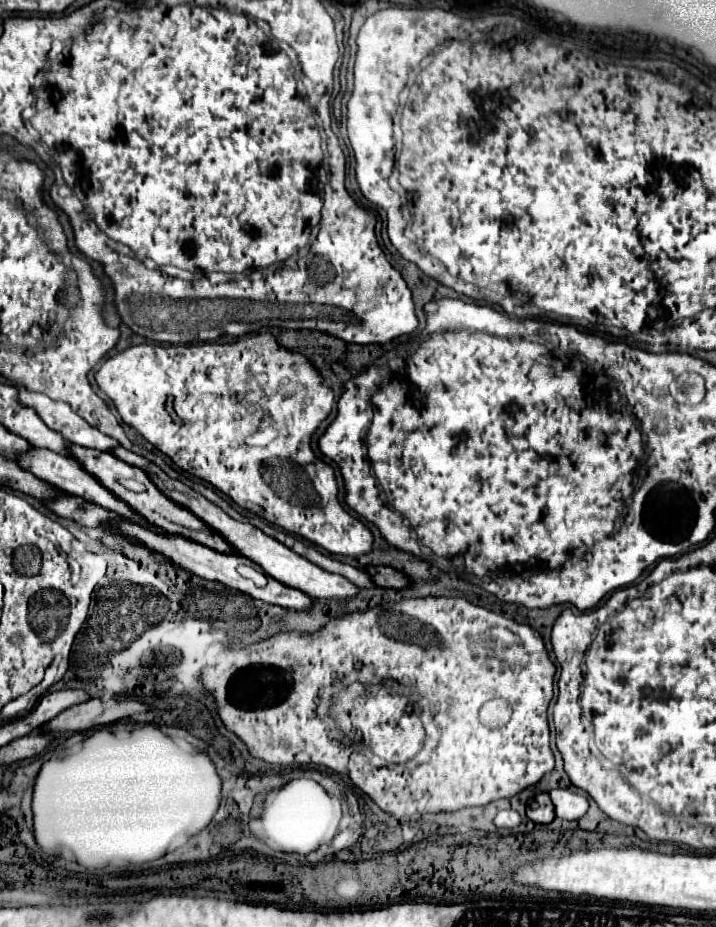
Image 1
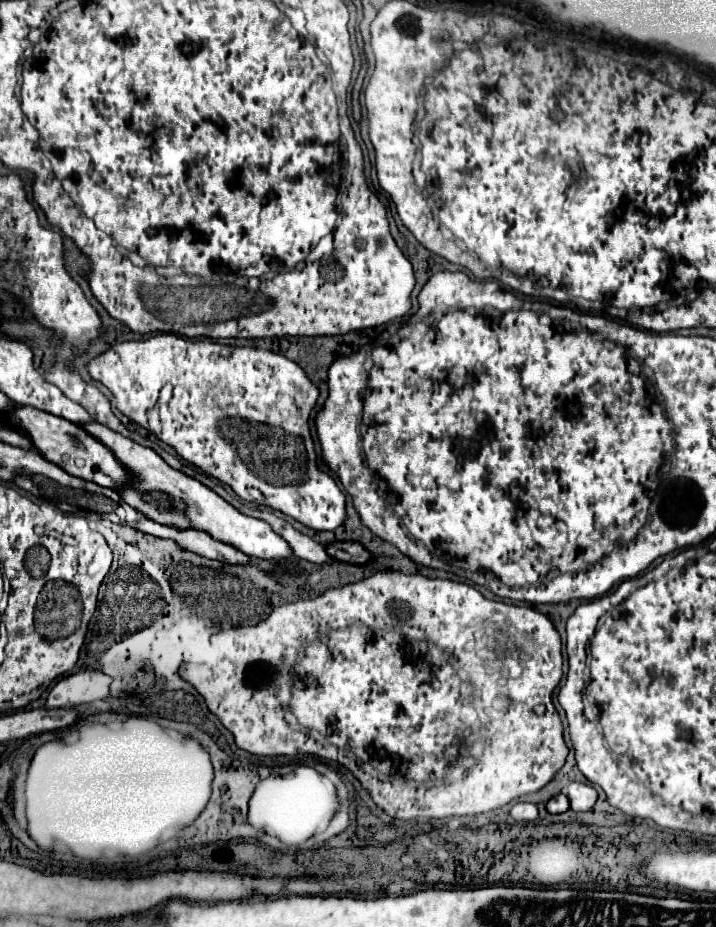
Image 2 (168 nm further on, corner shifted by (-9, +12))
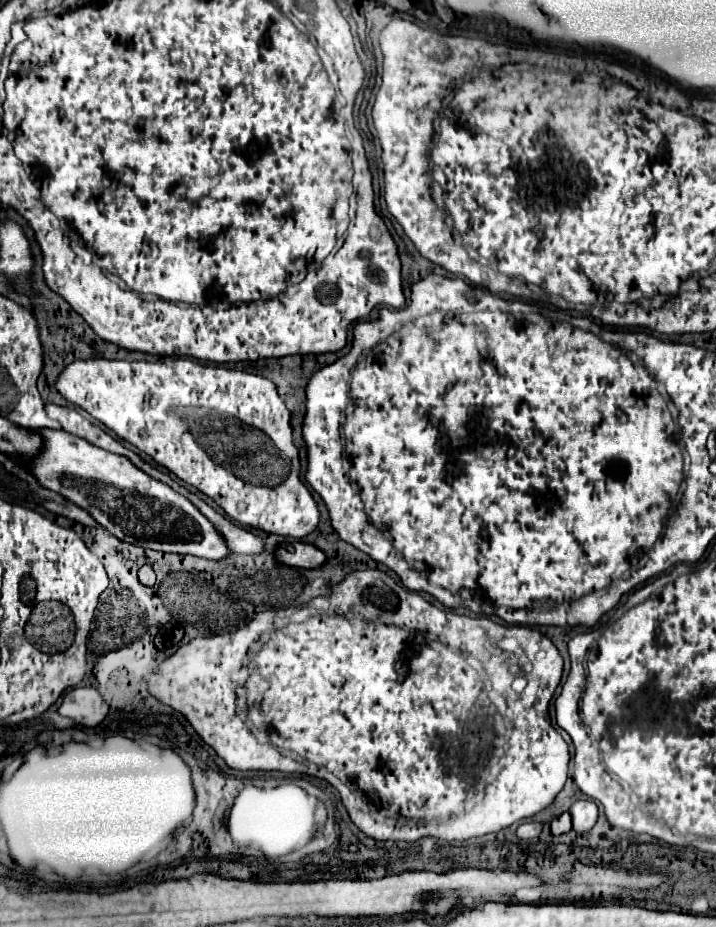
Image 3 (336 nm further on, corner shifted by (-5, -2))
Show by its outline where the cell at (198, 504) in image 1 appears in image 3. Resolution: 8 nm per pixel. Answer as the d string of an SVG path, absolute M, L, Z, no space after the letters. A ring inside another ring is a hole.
M39 430L39 432L43 432L43 438L45 438L45 446L39 458L35 458L29 464L25 464L19 458L13 458L13 460L19 462L21 466L27 466L27 470L39 478L41 486L55 490L63 494L65 498L69 498L71 502L75 502L77 506L89 510L91 516L119 540L141 546L141 548L151 548L159 552L175 552L175 554L191 554L191 556L199 556L207 560L223 560L233 554L225 538L185 496L175 492L171 486L147 476L129 458L111 454L99 446L89 444L87 440L75 434L67 434L65 430Z

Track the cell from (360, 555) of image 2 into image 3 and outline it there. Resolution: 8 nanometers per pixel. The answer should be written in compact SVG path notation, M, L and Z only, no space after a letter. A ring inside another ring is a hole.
M299 540L283 542L281 548L275 552L275 556L279 562L295 568L321 568L327 564L327 556L319 548Z

